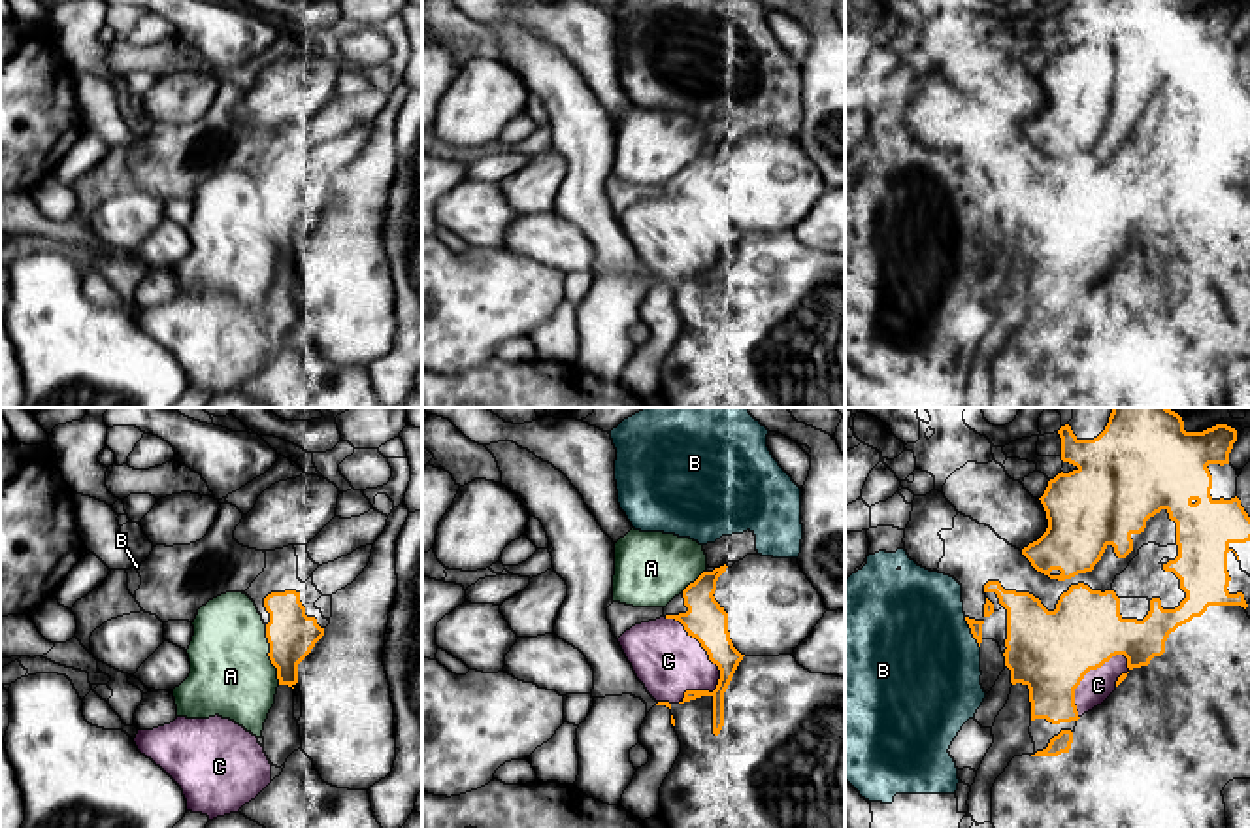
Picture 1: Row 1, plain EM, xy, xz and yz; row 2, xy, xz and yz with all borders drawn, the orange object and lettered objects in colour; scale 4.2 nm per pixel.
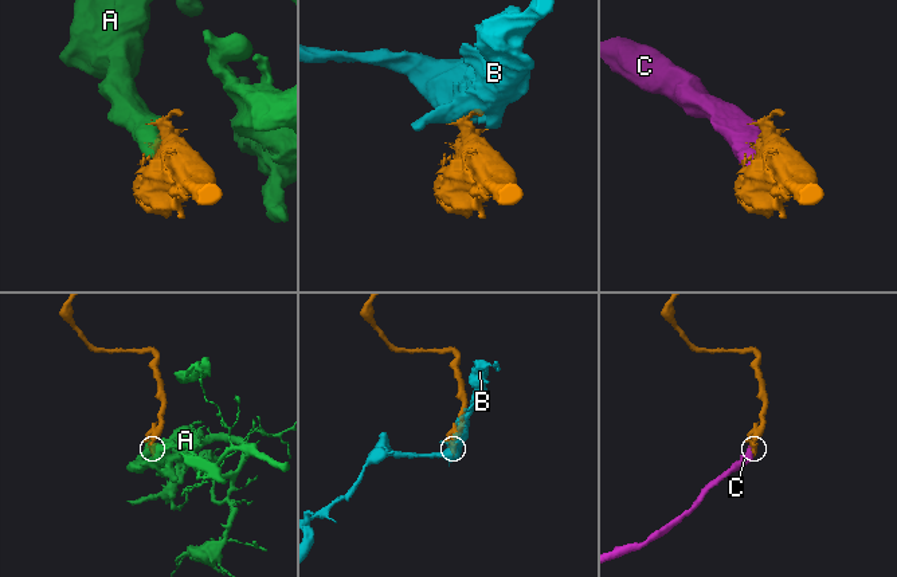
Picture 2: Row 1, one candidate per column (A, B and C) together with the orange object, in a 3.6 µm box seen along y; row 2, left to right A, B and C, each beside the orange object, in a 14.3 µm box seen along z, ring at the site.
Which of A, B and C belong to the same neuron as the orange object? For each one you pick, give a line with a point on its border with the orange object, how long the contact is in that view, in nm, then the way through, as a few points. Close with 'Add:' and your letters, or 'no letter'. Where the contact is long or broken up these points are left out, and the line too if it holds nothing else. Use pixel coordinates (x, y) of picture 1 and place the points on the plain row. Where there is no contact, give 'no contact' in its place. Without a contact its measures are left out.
A: meets orange in xy at (268, 232); contact 260 nm long
Add: A

